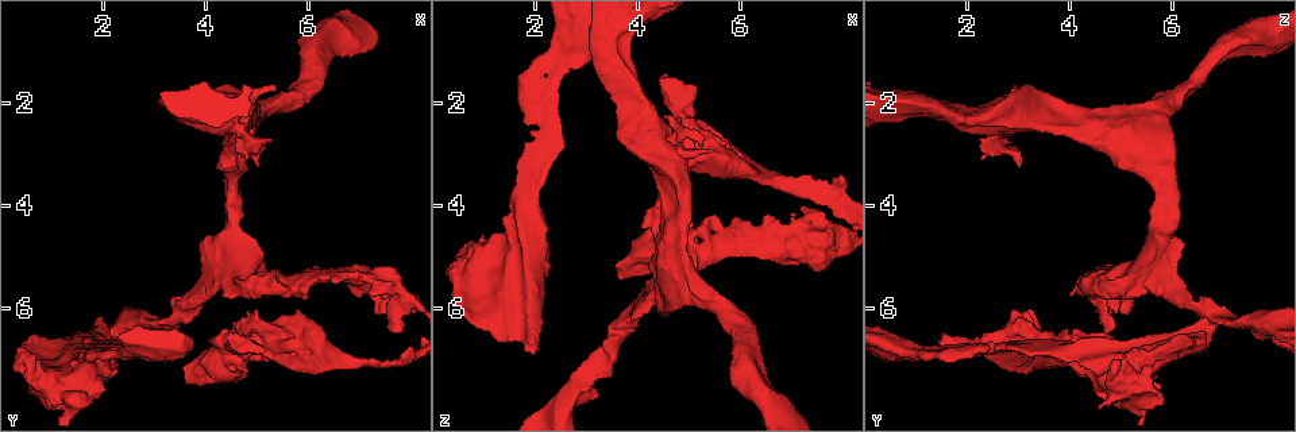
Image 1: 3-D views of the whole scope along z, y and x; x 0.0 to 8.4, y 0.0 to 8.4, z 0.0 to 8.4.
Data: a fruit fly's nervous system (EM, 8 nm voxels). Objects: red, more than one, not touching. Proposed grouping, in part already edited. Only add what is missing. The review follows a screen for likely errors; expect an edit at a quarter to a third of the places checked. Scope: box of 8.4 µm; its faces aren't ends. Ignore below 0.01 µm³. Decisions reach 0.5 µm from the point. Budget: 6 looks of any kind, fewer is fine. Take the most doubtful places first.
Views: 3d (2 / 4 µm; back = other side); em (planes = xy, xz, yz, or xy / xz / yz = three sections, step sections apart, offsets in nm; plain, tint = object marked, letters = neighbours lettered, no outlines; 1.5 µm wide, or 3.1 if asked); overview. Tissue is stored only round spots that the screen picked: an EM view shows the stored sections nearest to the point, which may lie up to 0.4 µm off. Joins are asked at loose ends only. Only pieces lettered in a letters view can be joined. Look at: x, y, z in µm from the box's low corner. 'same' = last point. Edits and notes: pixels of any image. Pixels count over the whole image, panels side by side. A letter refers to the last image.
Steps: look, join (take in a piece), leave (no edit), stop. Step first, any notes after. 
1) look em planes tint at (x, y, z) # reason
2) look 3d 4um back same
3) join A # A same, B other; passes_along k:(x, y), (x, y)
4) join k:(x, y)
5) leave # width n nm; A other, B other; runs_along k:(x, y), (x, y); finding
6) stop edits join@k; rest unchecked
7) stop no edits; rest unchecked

look 3d 2um back at (5.30, 1.75, 2.85) # an open end

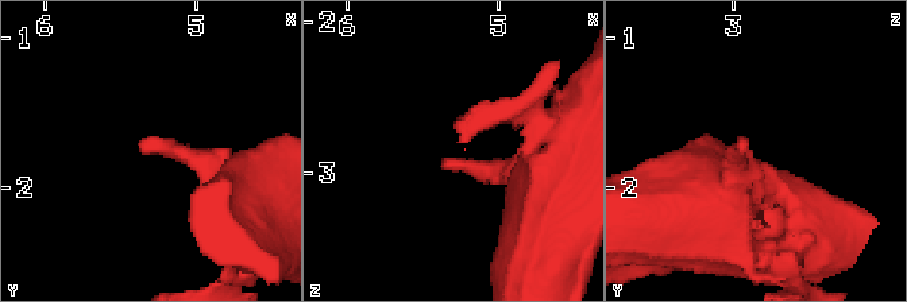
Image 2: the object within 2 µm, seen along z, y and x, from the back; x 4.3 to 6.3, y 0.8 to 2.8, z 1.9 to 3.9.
look em yz step 8 tint at (5.34, 1.76, 2.92)

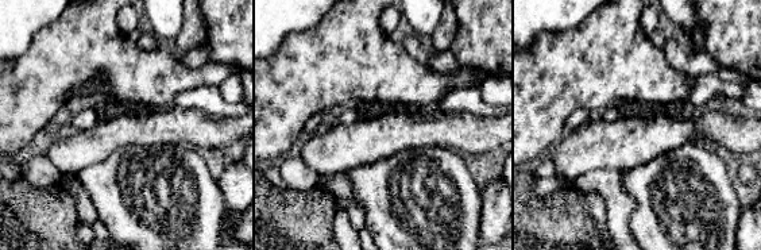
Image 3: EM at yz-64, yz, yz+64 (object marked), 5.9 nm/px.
look em planes letters same # another direction

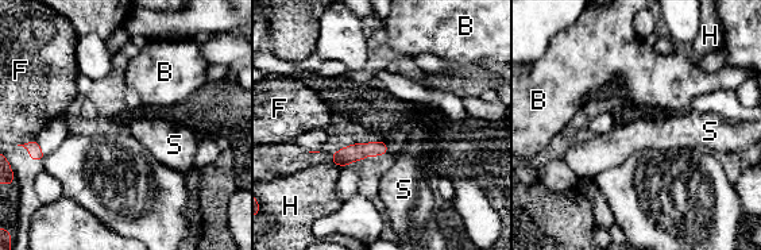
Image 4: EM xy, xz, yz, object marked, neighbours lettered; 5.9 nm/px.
leave # B other, F other, H other, S other; border 4:(385, 141), (389, 153); no lettered piece goes on from it

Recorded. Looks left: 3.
look em planes letters at (7.60, 6.00, 5.25) # stops while still wide

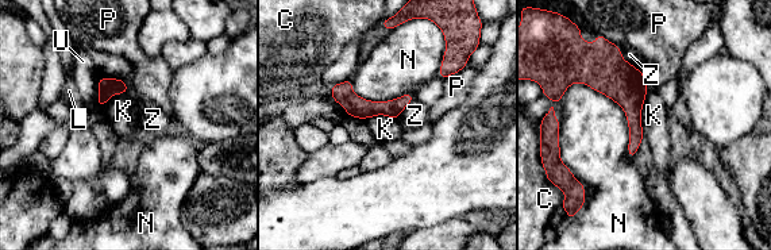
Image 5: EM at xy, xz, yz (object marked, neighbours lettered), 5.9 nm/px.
leave # C other, K other, L other, N other, P other, U other, Z other; border 5:(647, 93), (642, 110), (643, 135); no lettered piece goes on from it

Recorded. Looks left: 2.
look em xy step 4 tint at (2.00, 6.35, 6.90) # stops while still wide

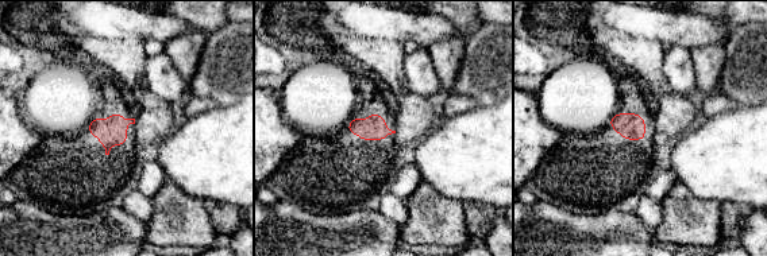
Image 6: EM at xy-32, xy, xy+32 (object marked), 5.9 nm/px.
look em planes letters same # another direction

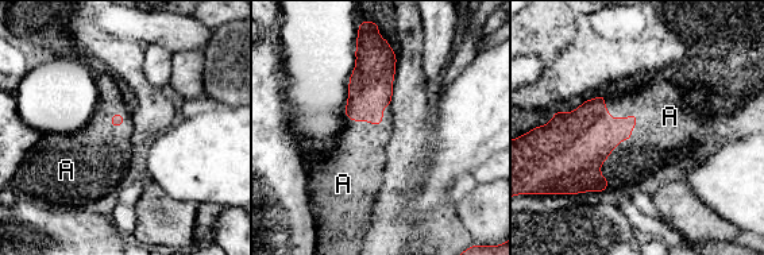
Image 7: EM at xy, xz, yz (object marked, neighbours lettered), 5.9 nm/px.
join A # A same; passes_along 7:(589, 135), (631, 132), (670, 118); the cell continues

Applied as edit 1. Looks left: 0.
stop edits join@7; rest unchecked

